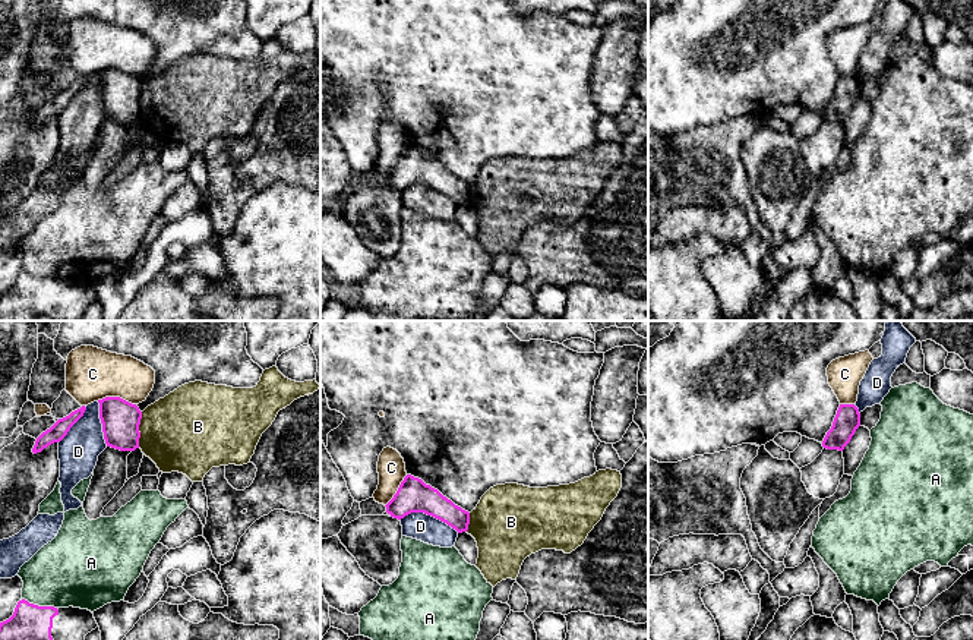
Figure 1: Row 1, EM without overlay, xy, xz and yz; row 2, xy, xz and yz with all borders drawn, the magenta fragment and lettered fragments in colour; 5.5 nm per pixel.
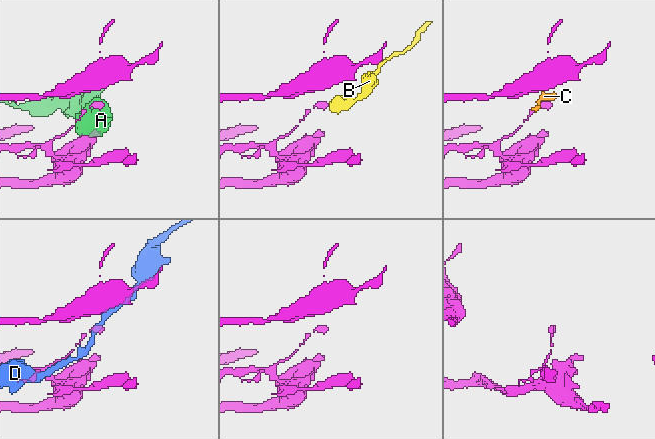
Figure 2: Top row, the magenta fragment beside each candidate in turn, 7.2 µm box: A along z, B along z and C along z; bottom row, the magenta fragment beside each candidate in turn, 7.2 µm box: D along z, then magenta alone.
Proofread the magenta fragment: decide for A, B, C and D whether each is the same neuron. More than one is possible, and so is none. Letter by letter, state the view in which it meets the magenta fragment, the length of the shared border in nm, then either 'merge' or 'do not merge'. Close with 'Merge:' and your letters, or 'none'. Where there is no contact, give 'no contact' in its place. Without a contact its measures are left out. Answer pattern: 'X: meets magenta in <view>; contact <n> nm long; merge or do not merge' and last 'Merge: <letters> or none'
A: meets magenta in xy; contact 200 nm long; do not merge
B: meets magenta in xy; contact 200 nm long; do not merge
C: meets magenta in xy; contact 220 nm long; do not merge
D: meets magenta in xz; contact 340 nm long; do not merge
Merge: none

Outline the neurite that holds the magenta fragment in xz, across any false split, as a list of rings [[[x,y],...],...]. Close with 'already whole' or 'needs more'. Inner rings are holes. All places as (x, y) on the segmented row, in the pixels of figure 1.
[[[411,475],[404,477],[397,494],[385,507],[394,518],[401,520],[411,513],[424,513],[446,523],[458,533],[467,532],[470,524],[468,511]]] | already whole

